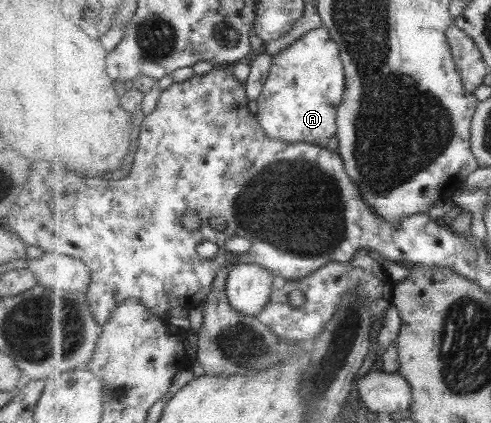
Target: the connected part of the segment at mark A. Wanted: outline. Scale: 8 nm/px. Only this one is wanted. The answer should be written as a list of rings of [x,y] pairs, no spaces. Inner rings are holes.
[[[324,25],[311,30],[303,37],[293,42],[274,57],[271,76],[265,84],[263,95],[258,100],[260,103],[257,114],[265,131],[283,142],[313,143],[324,145],[329,139],[339,133],[338,113],[345,102],[347,91],[347,75],[340,43],[333,39],[332,32]]]

